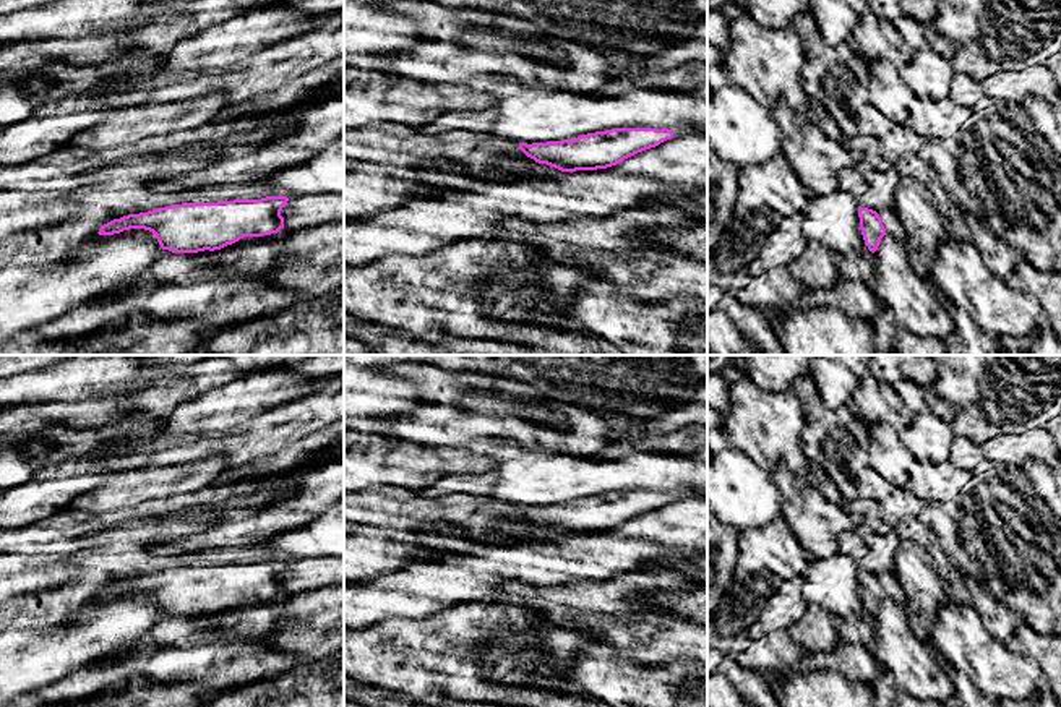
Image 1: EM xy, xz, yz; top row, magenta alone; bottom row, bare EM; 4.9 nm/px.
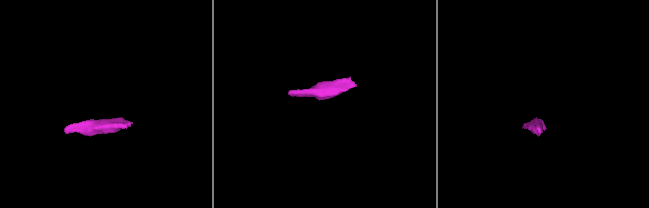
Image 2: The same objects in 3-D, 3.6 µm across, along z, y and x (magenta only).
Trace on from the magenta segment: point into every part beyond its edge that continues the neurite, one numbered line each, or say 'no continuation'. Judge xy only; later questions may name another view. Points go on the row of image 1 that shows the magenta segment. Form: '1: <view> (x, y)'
no continuation

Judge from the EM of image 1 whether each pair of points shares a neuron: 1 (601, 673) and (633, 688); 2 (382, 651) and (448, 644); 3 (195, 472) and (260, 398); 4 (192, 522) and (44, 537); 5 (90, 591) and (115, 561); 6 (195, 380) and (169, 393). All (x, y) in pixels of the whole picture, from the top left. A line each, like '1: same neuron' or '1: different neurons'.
1: same neuron
2: same neuron
3: different neurons
4: same neuron
5: same neuron
6: same neuron

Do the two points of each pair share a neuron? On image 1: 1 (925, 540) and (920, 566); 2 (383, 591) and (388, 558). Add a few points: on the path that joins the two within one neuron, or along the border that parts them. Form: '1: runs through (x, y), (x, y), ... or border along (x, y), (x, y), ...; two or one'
1: border along (902, 539), (927, 552), (943, 581); two
2: border along (420, 560), (360, 581); two

